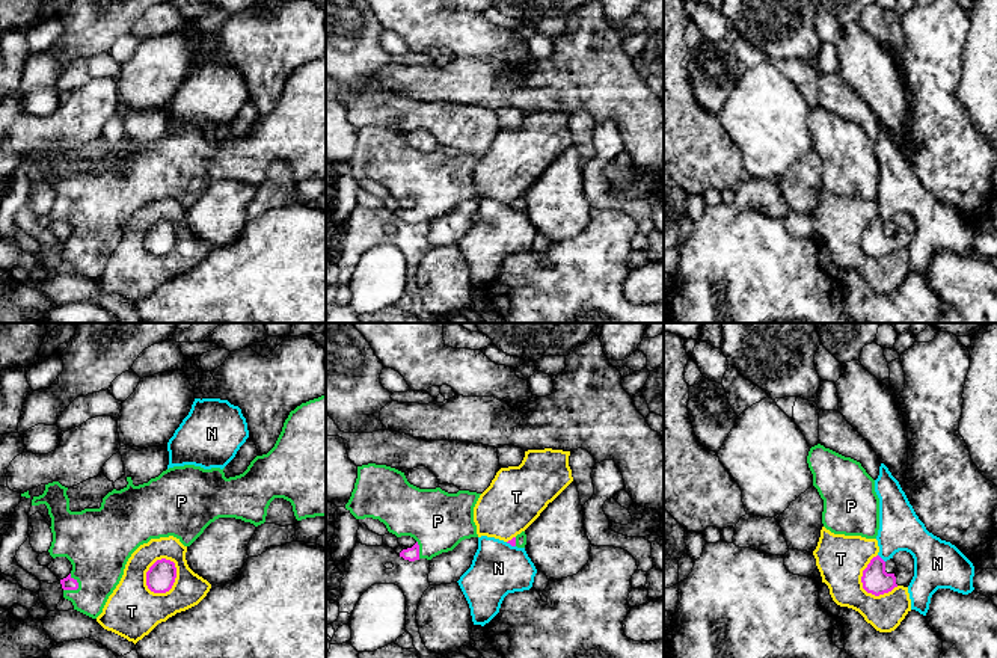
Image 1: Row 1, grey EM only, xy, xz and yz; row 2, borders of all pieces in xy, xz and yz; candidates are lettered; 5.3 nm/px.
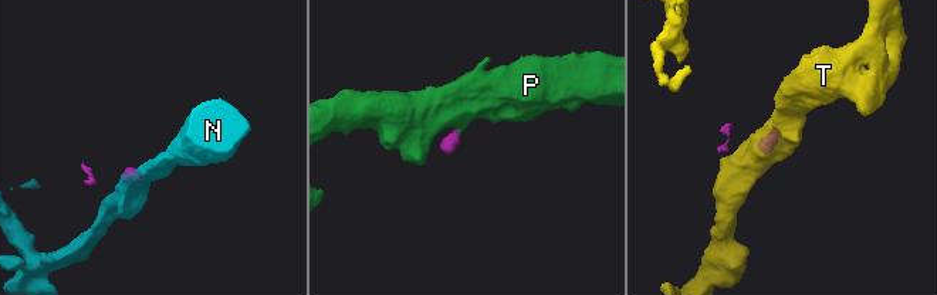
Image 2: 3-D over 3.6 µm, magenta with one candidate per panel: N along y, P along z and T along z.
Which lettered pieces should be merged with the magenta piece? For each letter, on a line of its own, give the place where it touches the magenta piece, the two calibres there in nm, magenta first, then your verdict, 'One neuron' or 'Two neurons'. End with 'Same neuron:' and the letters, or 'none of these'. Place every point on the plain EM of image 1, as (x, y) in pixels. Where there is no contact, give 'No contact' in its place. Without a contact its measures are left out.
N: Touches magenta at yz (881, 221). Thickness 150 nm (magenta) against 220 nm. Two neurons
P: Touches magenta at xy (77, 249). Thickness 70 nm (magenta) against 340 nm. One neuron
T: Touches magenta at xy (172, 246). Thickness 150 nm (magenta) against 280 nm. Two neurons
Same neuron: P

